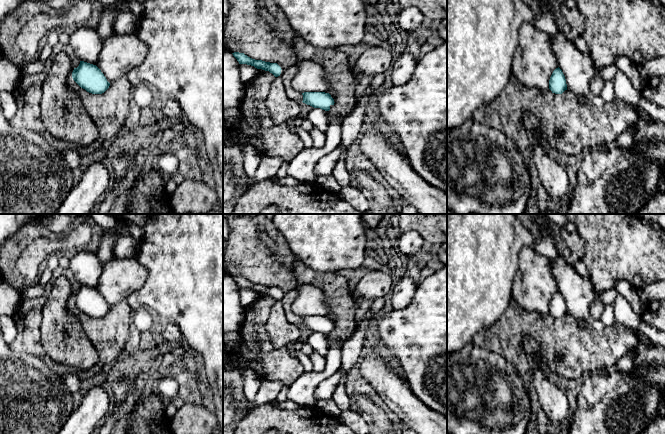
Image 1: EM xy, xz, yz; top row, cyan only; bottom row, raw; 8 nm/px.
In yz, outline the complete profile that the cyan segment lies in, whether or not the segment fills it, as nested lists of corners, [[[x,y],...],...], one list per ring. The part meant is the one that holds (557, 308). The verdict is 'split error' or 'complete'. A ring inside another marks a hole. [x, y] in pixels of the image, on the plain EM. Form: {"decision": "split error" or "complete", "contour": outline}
{"decision": "complete", "contour": [[[559,291],[553,295],[550,301],[549,313],[555,318],[562,318],[565,314],[567,314],[565,300]]]}

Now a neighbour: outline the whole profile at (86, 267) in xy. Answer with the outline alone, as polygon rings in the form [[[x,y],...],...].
[[[79,250],[70,259],[69,269],[80,285],[96,289],[102,273],[102,264],[95,253]]]

